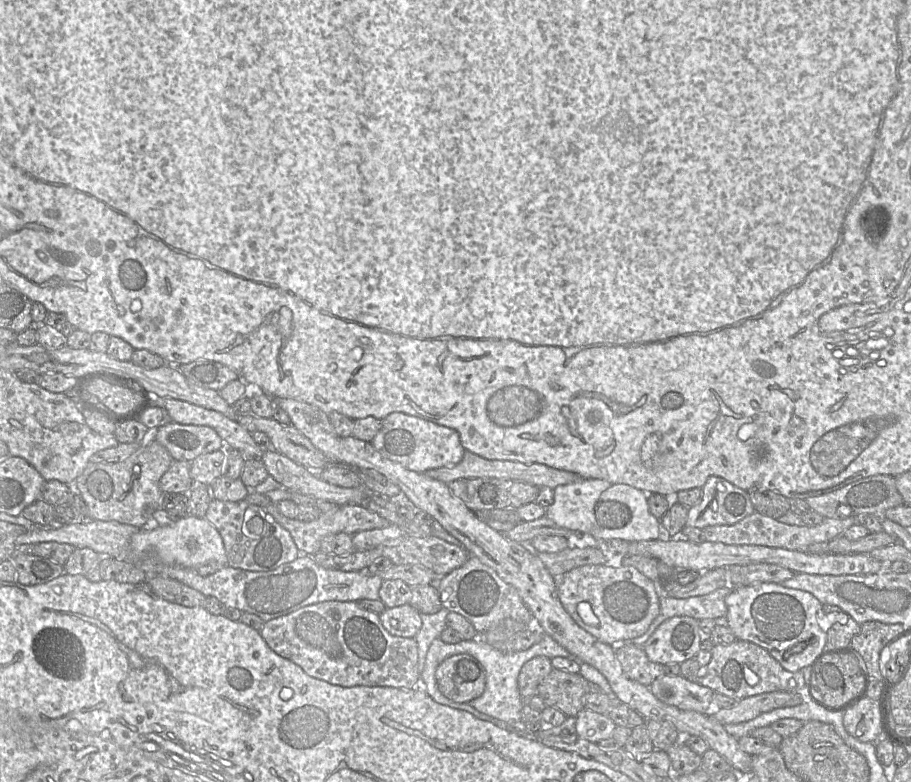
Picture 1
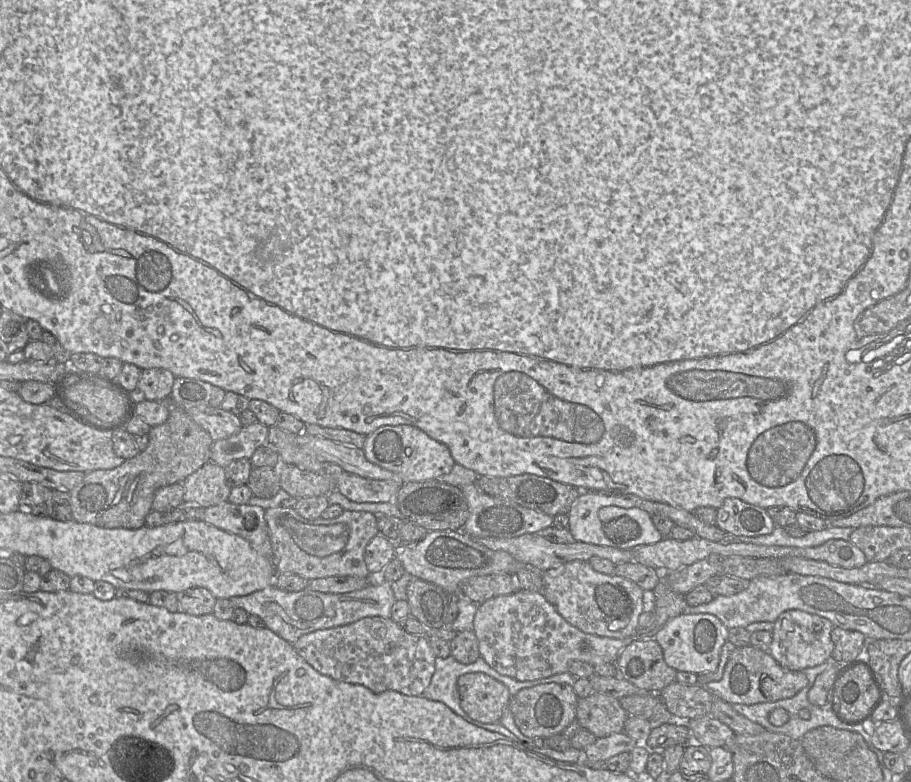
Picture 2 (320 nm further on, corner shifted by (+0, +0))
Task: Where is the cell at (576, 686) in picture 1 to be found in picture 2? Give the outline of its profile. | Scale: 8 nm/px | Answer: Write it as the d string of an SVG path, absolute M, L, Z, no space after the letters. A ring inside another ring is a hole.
M594 691L577 702L575 720L597 739L623 732L628 717L619 700L606 694Z

